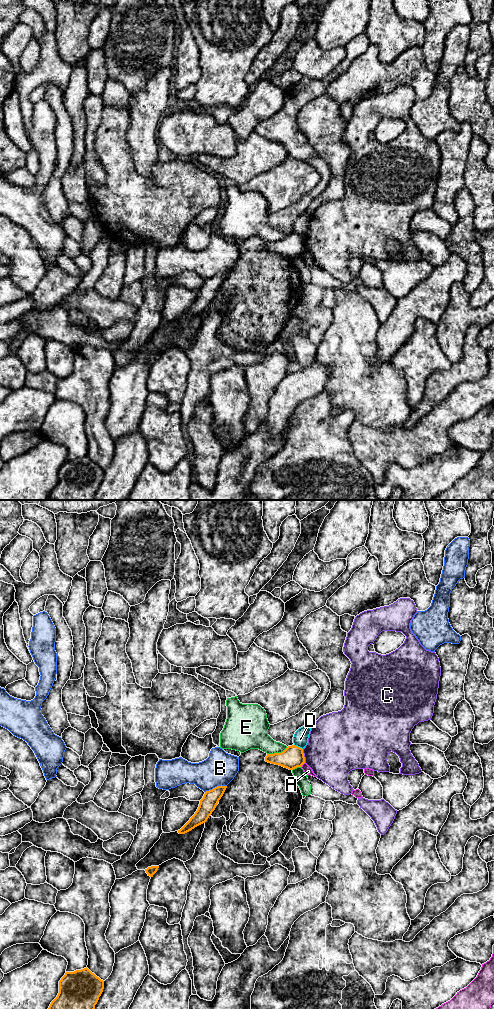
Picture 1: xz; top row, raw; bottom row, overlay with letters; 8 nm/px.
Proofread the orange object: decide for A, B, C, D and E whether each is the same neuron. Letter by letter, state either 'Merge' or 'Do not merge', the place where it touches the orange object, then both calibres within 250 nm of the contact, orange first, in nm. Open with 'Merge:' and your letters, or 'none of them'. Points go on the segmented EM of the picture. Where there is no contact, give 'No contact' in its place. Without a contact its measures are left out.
Merge: none of them
A: Do not merge. Touches orange at xz (302, 764). Thickness 180 nm (orange) against 60 nm
B: Do not merge. Touches orange at xz (215, 787). Thickness 140 nm (orange) against 260 nm
C: Do not merge. Touches orange at xz (303, 756). Thickness 180 nm (orange) against 440 nm
D: Do not merge. Touches orange at xz (297, 746). Thickness 180 nm (orange) against 120 nm
E: Do not merge. Touches orange at xz (277, 753). Thickness 180 nm (orange) against 240 nm

